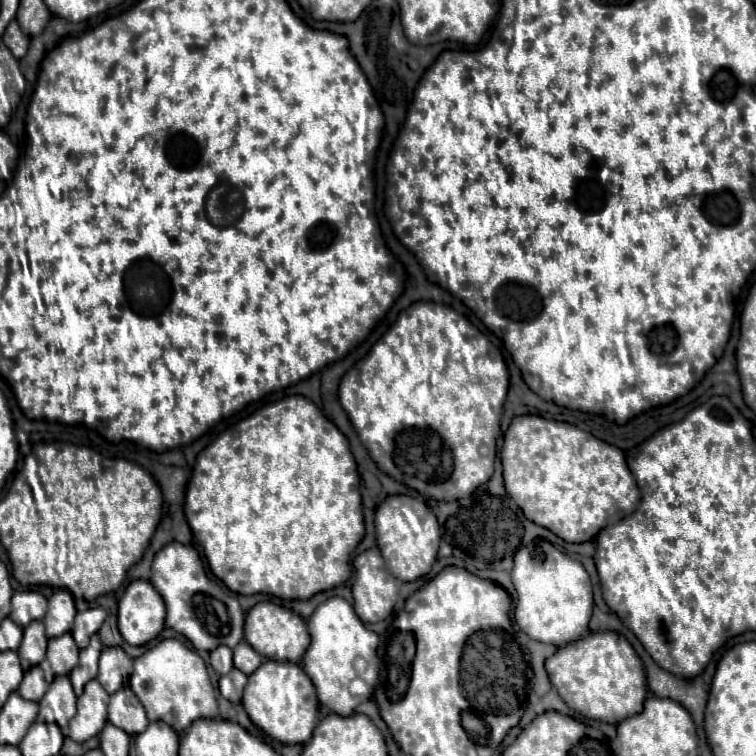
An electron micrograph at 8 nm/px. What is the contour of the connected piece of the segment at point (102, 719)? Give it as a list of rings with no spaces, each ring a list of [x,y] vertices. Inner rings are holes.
[[[90,680],[84,686],[84,694],[78,698],[78,712],[70,724],[62,730],[63,735],[74,742],[84,742],[96,734],[106,724],[108,692],[104,692],[98,680]]]

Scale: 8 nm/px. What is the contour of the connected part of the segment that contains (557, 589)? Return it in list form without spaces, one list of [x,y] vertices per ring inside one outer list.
[[[534,540],[518,548],[514,556],[512,582],[518,594],[516,622],[534,640],[566,646],[588,632],[588,620],[592,614],[592,582],[582,562],[562,554],[546,540]]]

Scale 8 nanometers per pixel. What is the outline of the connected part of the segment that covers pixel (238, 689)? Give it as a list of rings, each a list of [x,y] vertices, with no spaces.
[[[234,668],[232,672],[228,672],[228,676],[222,676],[222,678],[220,678],[218,688],[220,688],[220,694],[222,694],[226,700],[230,700],[230,702],[234,702],[234,704],[240,704],[244,684],[246,684],[246,674],[242,674],[240,670]]]

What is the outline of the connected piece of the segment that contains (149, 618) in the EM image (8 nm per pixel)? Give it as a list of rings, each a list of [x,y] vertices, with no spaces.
[[[132,580],[118,602],[118,628],[132,646],[142,646],[164,628],[164,602],[148,580]]]

